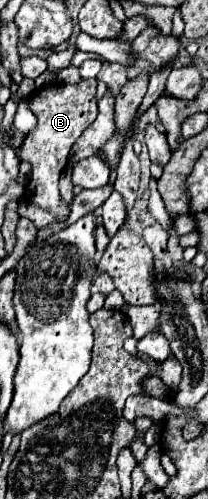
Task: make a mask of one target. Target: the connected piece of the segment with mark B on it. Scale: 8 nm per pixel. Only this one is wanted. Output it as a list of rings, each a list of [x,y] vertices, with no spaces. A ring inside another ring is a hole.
[[[80,80],[78,84],[48,84],[32,92],[28,100],[30,110],[36,114],[38,122],[34,130],[26,136],[22,146],[22,160],[32,162],[32,178],[28,182],[28,198],[40,208],[56,214],[58,218],[66,218],[70,214],[70,206],[60,200],[58,178],[68,164],[68,154],[76,138],[96,120],[96,80]]]

